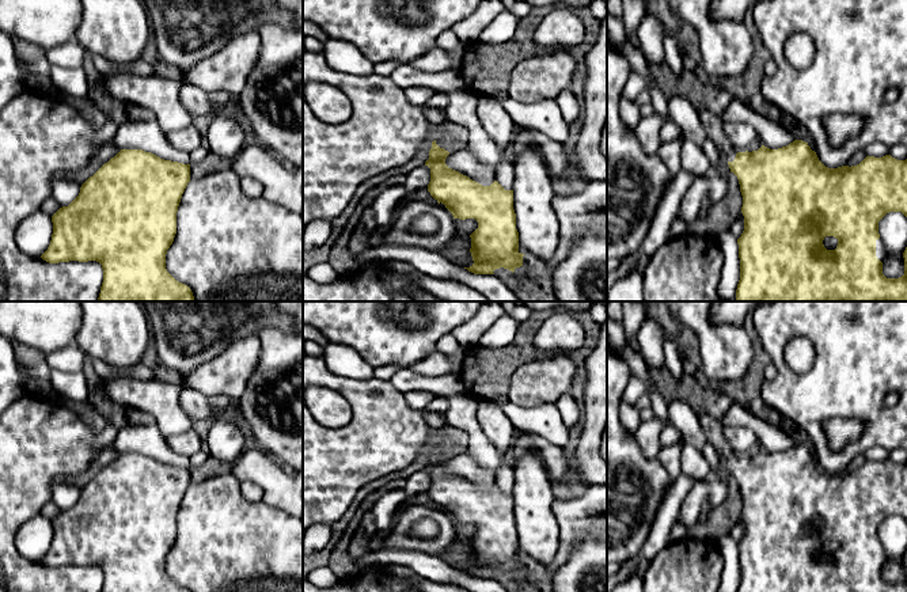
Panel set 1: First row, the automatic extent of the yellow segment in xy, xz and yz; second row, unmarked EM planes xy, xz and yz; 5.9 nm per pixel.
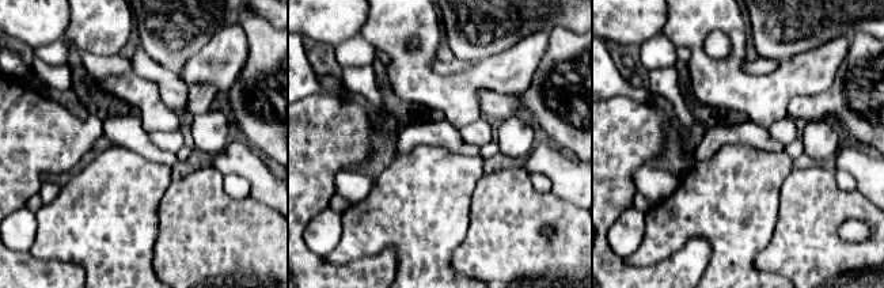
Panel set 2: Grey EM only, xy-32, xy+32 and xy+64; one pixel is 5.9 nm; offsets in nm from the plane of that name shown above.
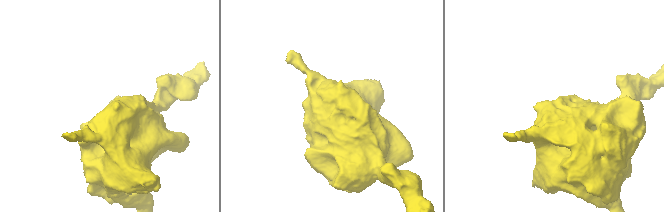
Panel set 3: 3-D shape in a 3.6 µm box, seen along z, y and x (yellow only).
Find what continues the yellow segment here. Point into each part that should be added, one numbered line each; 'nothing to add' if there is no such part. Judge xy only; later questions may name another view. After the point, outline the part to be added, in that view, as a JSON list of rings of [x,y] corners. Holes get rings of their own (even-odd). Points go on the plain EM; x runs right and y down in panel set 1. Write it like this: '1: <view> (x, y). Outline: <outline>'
nothing to add

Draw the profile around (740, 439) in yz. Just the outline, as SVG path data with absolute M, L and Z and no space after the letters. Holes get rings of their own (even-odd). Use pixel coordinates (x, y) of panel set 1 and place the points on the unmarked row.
M722 426L722 434L737 456L745 456L758 441L755 432L743 426Z

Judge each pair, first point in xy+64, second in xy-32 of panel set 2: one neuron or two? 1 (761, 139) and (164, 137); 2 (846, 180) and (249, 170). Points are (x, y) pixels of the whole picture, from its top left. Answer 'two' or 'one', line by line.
1: two
2: two

